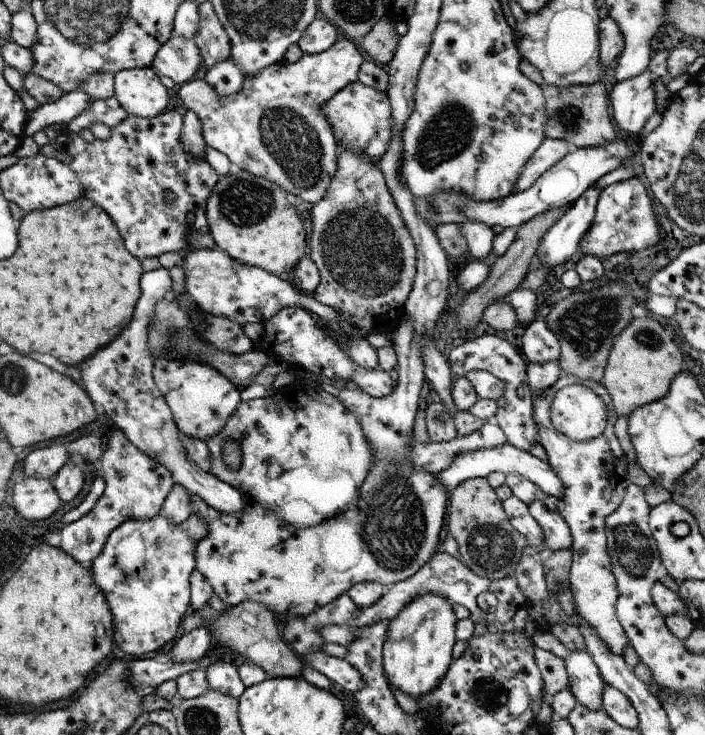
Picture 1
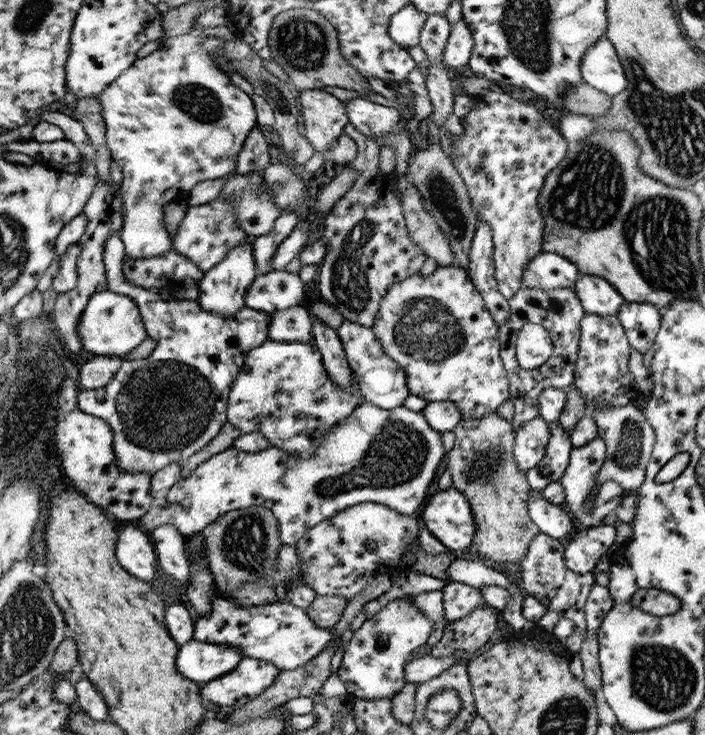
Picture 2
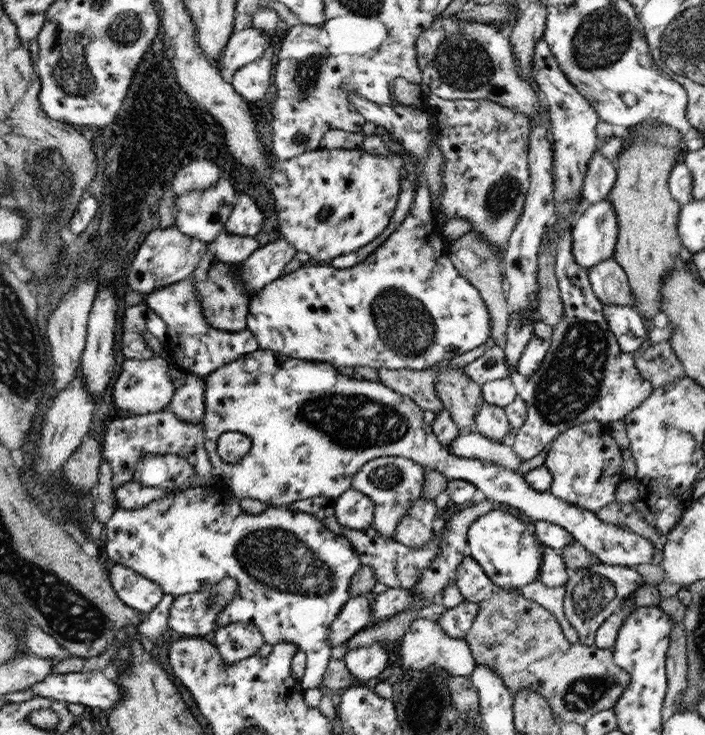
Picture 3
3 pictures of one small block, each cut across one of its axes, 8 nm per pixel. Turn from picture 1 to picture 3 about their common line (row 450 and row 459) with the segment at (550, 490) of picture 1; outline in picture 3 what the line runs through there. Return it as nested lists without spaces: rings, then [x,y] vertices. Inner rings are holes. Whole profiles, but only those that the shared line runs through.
[[[460,431],[456,438],[453,438],[449,452],[460,458],[491,462],[517,473],[524,461],[510,443],[495,441],[486,435],[468,431]]]

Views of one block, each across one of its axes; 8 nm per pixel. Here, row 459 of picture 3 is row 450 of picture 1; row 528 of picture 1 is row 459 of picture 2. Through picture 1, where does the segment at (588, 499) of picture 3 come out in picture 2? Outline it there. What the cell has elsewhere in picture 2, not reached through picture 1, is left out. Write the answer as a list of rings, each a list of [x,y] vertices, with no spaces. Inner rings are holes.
[[[600,436],[596,437],[594,440],[591,440],[590,442],[588,442],[588,444],[584,446],[573,447],[570,453],[570,460],[568,463],[568,468],[566,469],[566,472],[562,475],[562,478],[559,480],[560,484],[562,484],[563,489],[564,489],[564,502],[566,502],[566,508],[568,508],[568,512],[572,514],[573,516],[572,518],[574,518],[574,520],[576,520],[577,522],[581,522],[582,524],[586,525],[589,528],[597,527],[597,526],[604,524],[602,522],[602,519],[606,518],[606,516],[610,516],[610,514],[612,514],[612,512],[614,512],[614,510],[616,510],[621,505],[621,502],[625,499],[626,493],[628,493],[622,488],[622,485],[620,483],[614,482],[614,481],[606,481],[606,482],[603,482],[601,485],[597,486],[596,477],[597,477],[597,474],[599,473],[600,468],[602,468],[602,465],[604,464],[606,453],[607,453],[607,446],[605,445],[605,442],[600,438]],[[595,486],[597,486],[596,490],[595,490]],[[593,490],[595,490],[595,495],[593,496],[593,505],[591,506],[591,509],[585,509],[585,500],[589,498],[589,494],[591,494]]]

